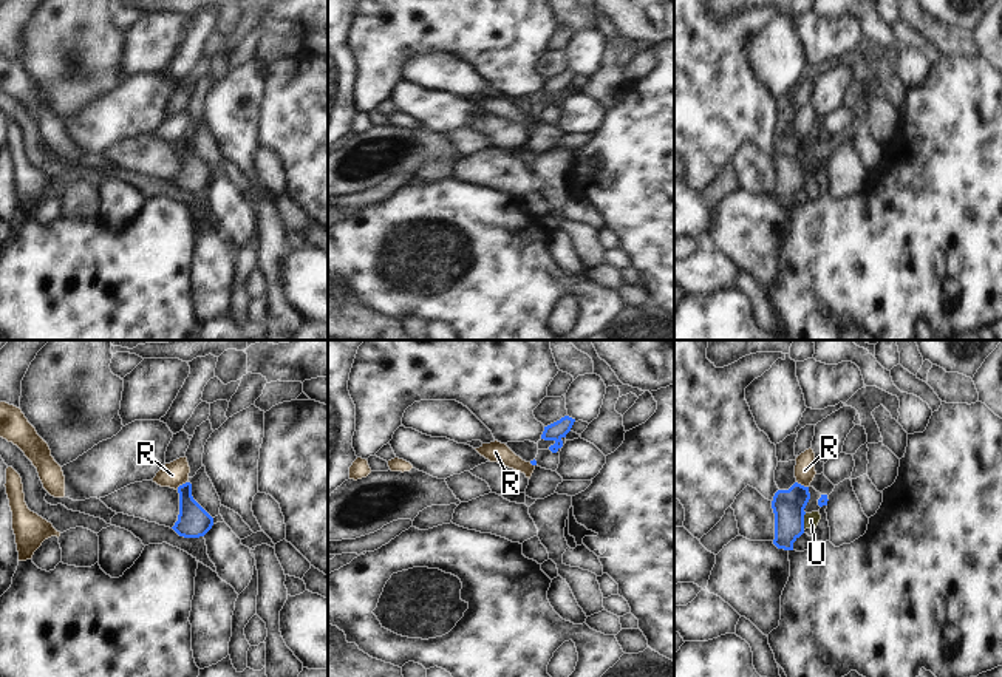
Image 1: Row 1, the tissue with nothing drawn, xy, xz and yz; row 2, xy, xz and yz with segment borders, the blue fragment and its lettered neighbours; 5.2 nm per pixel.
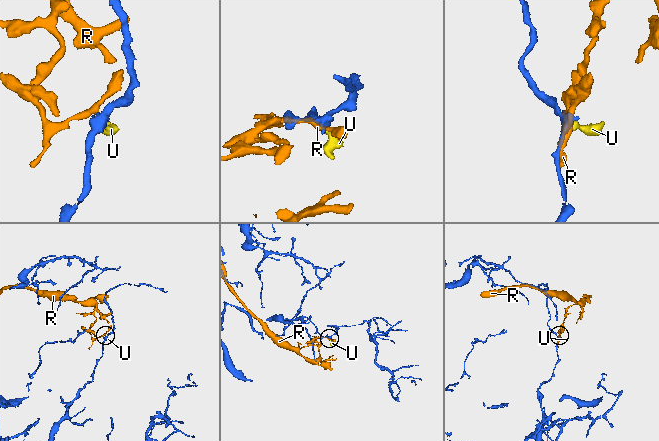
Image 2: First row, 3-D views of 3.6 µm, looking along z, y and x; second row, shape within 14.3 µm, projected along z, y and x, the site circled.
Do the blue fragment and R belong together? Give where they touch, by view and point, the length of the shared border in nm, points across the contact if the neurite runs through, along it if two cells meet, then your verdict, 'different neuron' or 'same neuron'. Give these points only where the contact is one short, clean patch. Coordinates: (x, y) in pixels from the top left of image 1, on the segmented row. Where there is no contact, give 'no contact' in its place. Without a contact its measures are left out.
xy (183, 484) | 80 nm | along xy (187, 481), (177, 489) | different neuron

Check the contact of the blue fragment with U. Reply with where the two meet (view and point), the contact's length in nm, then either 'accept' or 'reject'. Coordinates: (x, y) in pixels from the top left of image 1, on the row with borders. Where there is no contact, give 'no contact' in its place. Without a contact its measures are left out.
meets blue in yz at (803, 521); contact 90 nm long; accept

